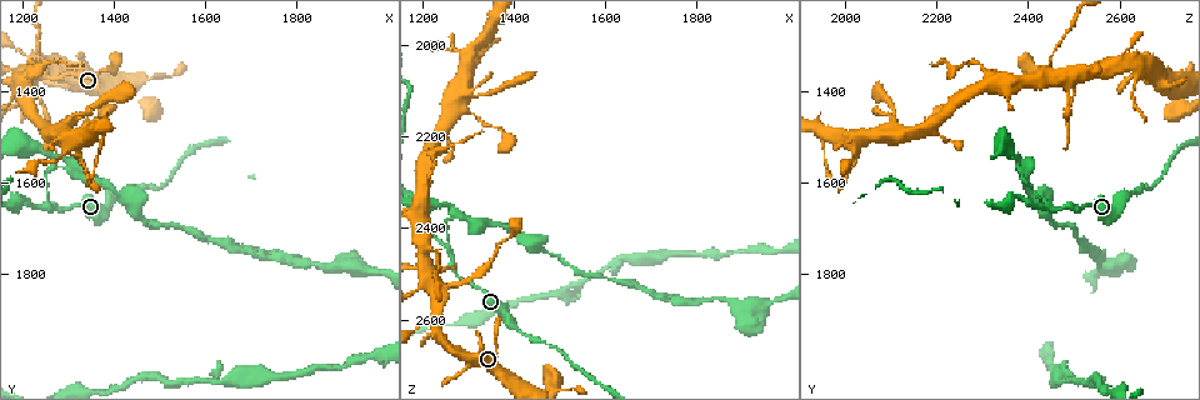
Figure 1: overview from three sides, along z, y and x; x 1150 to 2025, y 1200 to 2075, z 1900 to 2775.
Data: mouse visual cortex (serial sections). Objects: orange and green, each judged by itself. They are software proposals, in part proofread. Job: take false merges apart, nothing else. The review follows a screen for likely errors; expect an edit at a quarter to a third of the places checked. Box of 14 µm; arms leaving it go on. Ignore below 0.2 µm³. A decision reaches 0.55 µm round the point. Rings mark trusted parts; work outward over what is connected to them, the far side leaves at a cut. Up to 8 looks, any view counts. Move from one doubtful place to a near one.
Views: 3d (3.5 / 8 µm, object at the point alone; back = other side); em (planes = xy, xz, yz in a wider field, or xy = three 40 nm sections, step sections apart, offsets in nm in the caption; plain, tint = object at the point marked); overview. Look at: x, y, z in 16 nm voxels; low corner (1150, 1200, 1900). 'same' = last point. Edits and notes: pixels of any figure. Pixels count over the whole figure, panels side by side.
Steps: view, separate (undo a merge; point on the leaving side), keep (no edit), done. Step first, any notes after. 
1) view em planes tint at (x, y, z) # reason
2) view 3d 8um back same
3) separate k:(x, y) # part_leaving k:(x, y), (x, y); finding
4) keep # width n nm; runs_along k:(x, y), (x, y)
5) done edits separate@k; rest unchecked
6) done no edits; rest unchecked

view 3d 3.5um at (1250, 1650, 2450) # branch point

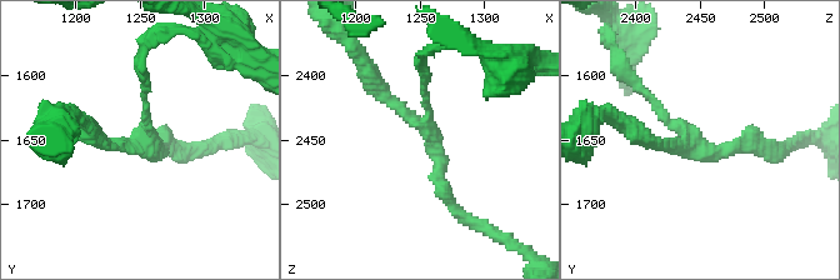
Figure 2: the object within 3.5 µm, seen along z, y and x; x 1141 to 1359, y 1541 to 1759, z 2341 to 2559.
view em xy step 2 tint at (1258, 1652, 2446) # arms 3; arm_widths 100, 200, 200 nm; now the EM

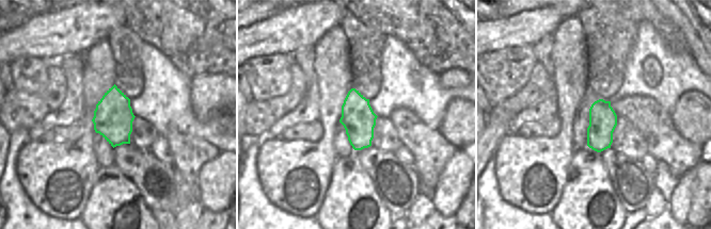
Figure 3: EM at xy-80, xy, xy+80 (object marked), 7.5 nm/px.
view em xy step 3 tint same

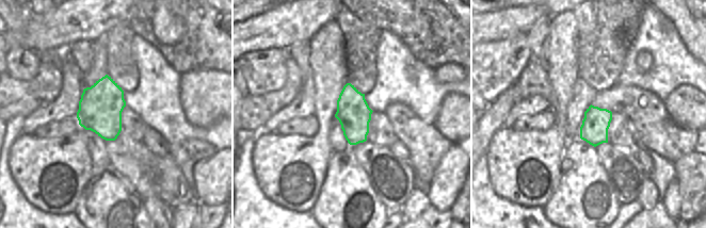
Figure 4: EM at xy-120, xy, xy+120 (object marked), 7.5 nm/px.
keep # runs_along 2:(761, 141), (698, 149), (634, 80); one cell here

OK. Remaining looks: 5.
view 3d 3.5um at (1230, 1340, 2610) # branch point

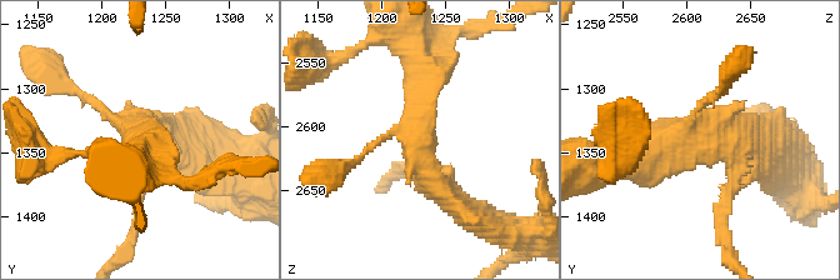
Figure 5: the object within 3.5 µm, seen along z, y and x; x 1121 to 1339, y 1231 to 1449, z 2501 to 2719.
view em xy step 3 tint at (1232, 1334, 2608) # arms 3; arm_widths 100, 350, 400 nm

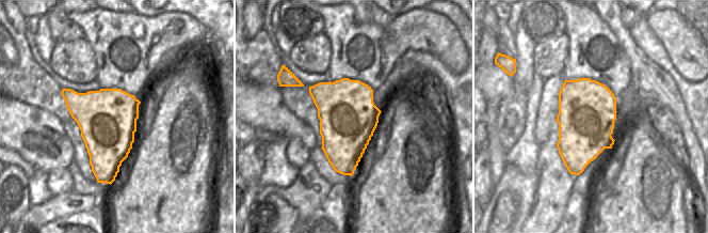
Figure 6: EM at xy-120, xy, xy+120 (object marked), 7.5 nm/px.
keep # runs_along 5:(458, 205), (419, 158), (419, 61); continuous, no second cell

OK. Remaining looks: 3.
view 3d 8um at (1295, 1570, 2375) # a fork

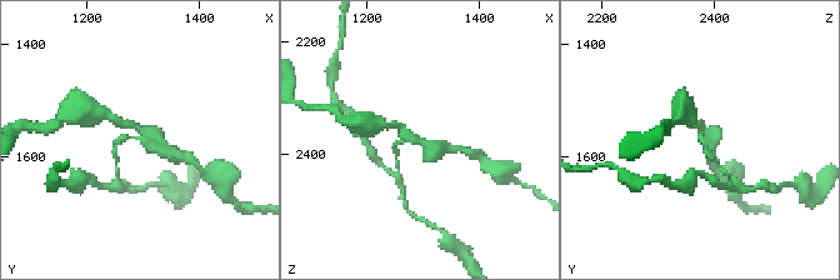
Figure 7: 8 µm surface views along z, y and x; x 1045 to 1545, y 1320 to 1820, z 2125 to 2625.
view em xy step 3 tint at (1300, 1565, 2380) # arms 3; arm_widths 150, 200, 300 nm; now the EM

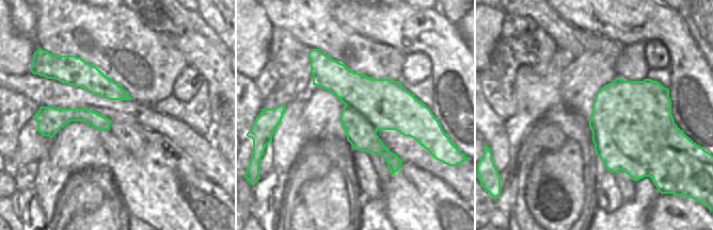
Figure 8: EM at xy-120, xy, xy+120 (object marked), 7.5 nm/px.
separate 7:(403, 133) # part_leaving 7:(440, 146), (459, 148), (481, 160); two cells meet here

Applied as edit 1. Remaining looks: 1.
done edits separate@7; rest unchecked

